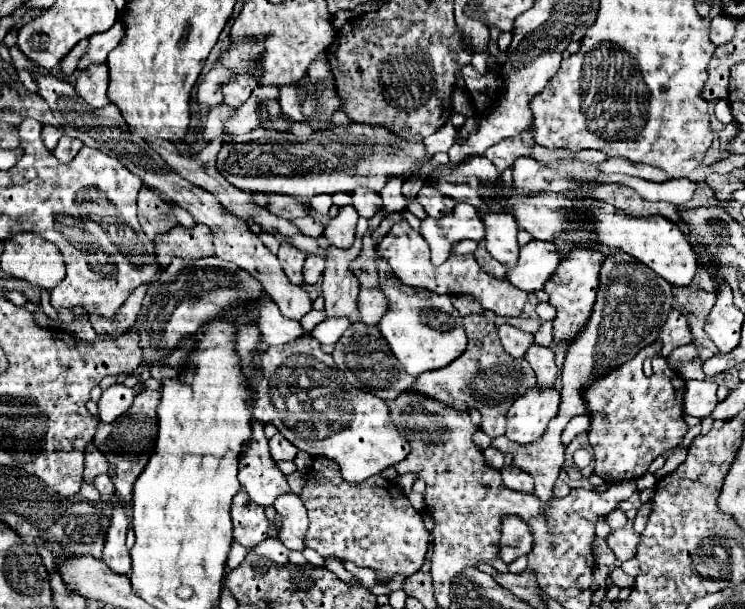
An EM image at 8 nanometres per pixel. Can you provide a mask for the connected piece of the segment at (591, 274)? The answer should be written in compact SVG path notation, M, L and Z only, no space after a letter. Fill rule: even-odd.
M571 250L565 260L561 262L561 268L549 278L545 284L545 292L549 294L549 304L555 306L557 318L555 318L555 340L573 340L575 332L581 330L585 318L589 318L589 312L593 308L593 300L597 294L599 284L599 266L605 260L605 256L597 250ZM575 318L579 322L575 322Z

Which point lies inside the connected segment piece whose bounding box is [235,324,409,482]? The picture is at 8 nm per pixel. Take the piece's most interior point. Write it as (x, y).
(297, 387)

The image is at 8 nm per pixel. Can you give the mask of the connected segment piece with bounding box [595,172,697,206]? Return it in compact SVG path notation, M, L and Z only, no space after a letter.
M599 172L595 182L621 182L621 184L633 188L637 194L641 194L647 200L667 200L667 202L673 202L675 206L689 206L691 198L695 196L695 190L697 190L697 184L687 178L677 178L677 180L657 184L657 182L643 180L643 178Z

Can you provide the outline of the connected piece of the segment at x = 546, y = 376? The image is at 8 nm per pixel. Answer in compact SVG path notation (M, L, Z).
M531 344L525 352L525 360L531 364L531 368L537 374L537 382L541 386L555 386L557 382L557 362L555 362L555 352L553 348L547 346L539 346L539 344Z

